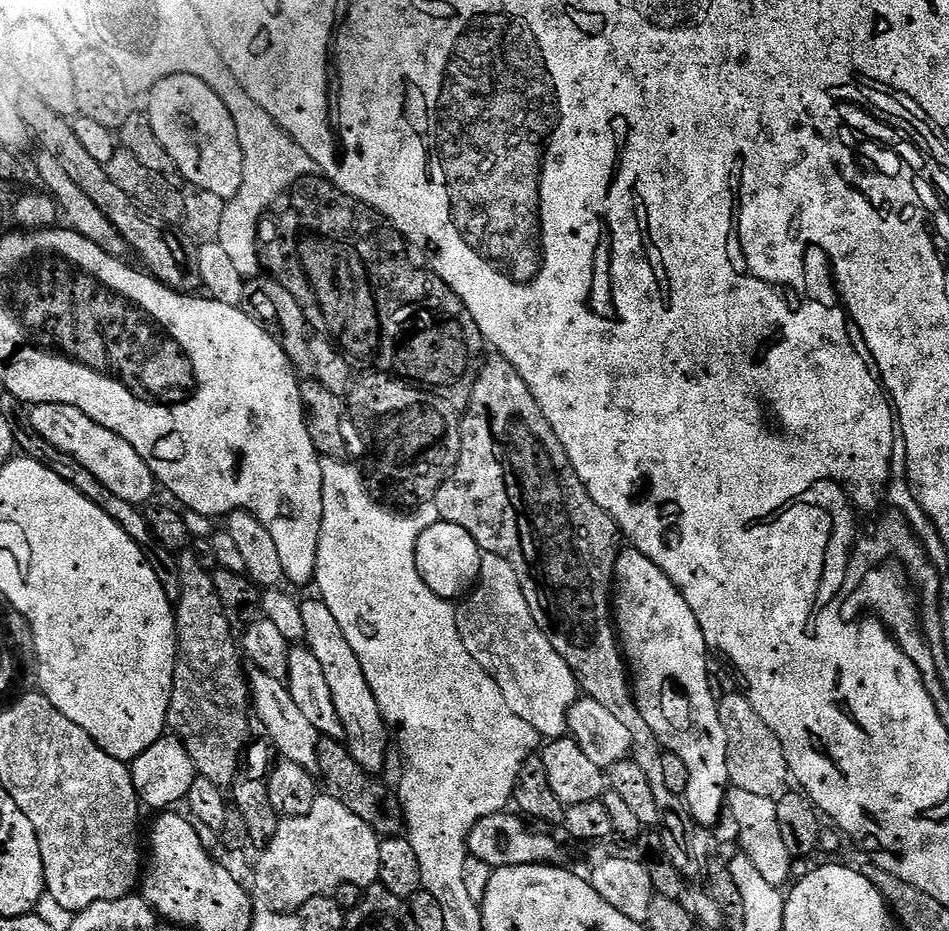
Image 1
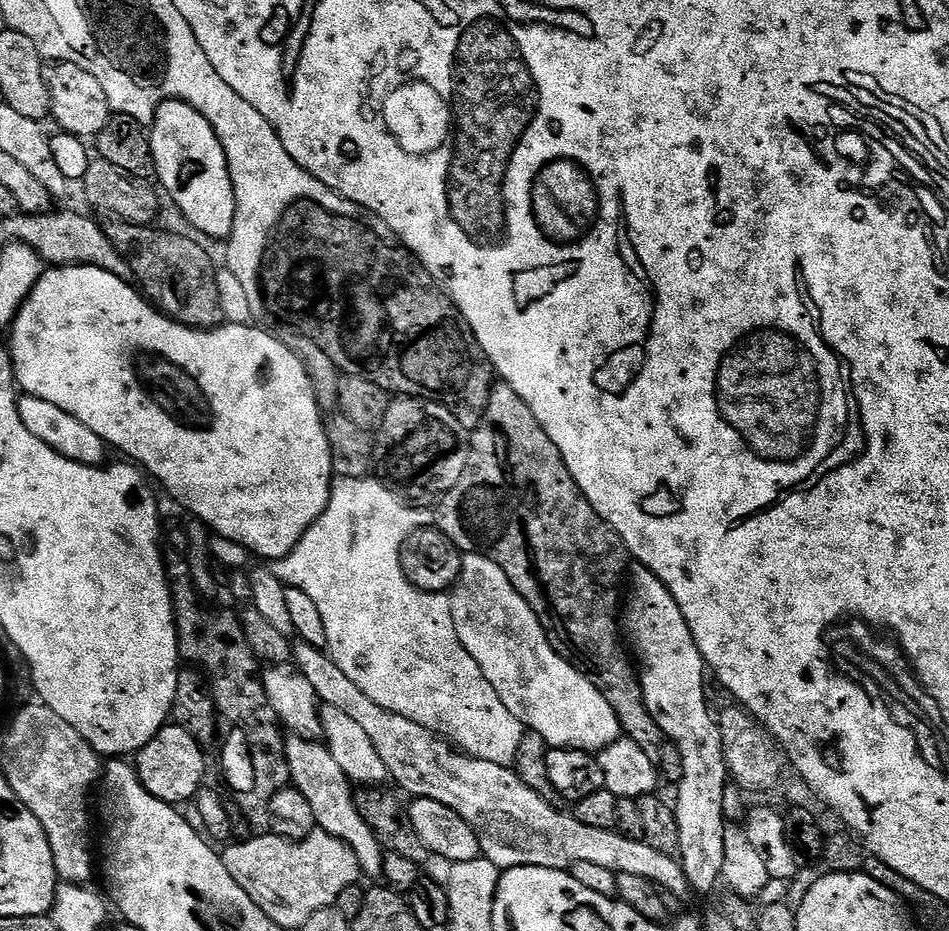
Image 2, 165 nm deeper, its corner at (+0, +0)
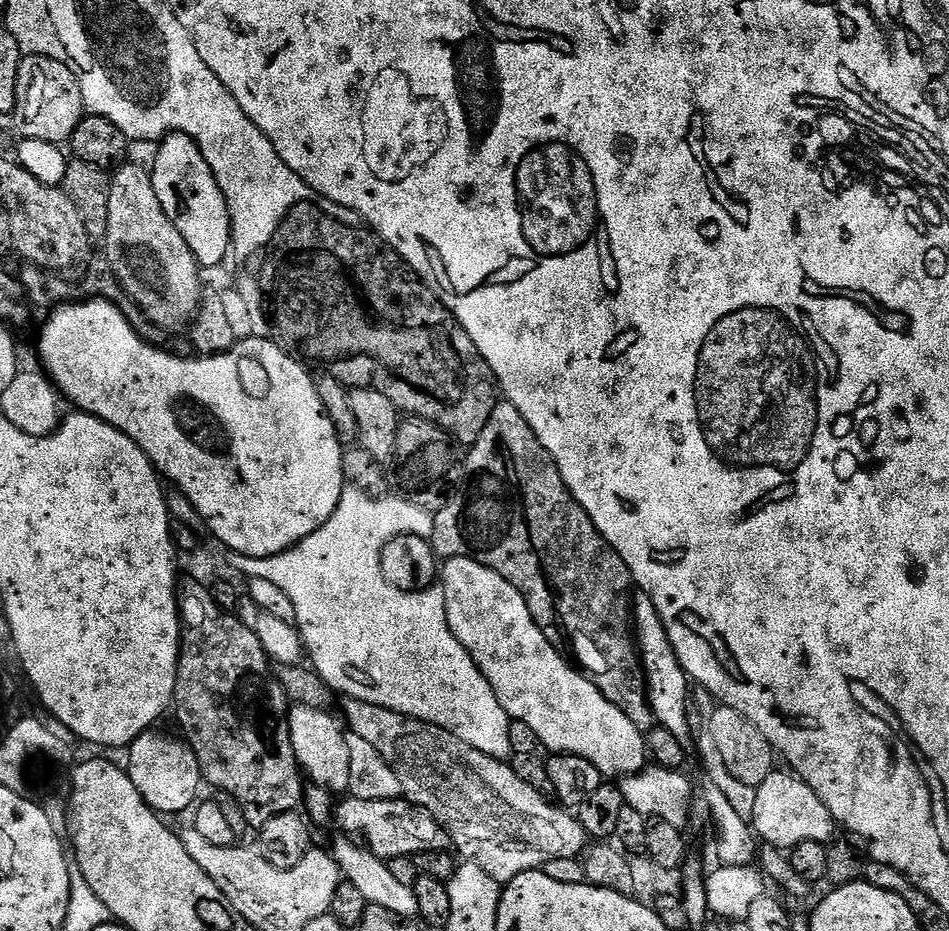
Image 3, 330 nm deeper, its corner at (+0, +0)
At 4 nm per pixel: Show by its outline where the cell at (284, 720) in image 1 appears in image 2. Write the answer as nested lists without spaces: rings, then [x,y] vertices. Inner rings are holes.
[[[289,735],[284,741],[284,749],[291,783],[314,809],[317,829],[329,832],[334,838],[346,842],[350,850],[354,850],[361,873],[365,877],[379,877],[384,871],[384,852],[370,826],[366,826],[362,814],[358,814],[354,785],[346,778],[346,774],[342,774],[342,766],[338,766],[338,761],[334,754],[330,754],[327,744],[320,740],[307,740],[301,736]]]

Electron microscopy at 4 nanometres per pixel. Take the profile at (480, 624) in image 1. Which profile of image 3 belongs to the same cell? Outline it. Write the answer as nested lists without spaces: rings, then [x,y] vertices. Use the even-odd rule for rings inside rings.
[[[450,558],[442,564],[442,587],[446,598],[446,618],[450,622],[454,638],[458,638],[462,646],[466,646],[509,717],[530,726],[530,730],[538,734],[549,753],[586,758],[608,778],[623,778],[645,767],[645,733],[636,728],[630,718],[626,718],[622,709],[610,703],[585,678],[584,673],[576,671],[568,663],[534,622],[524,596],[514,586],[510,586],[510,582],[502,578],[502,574],[470,558]]]

